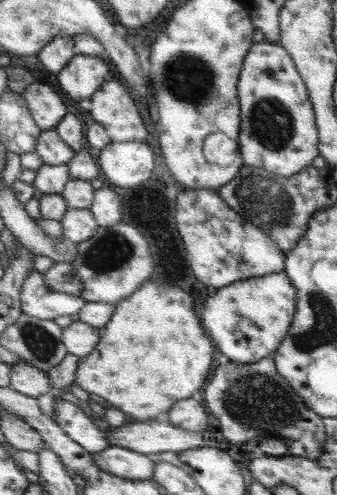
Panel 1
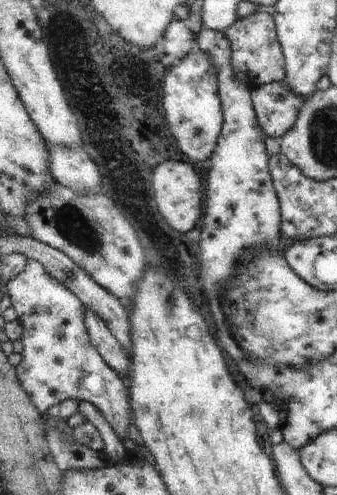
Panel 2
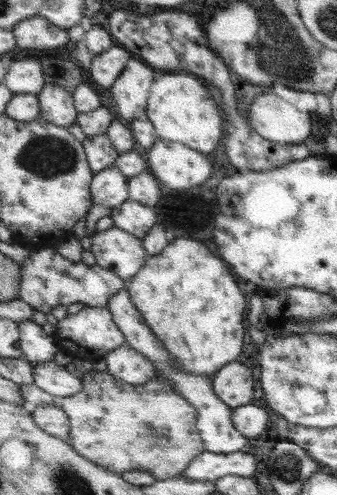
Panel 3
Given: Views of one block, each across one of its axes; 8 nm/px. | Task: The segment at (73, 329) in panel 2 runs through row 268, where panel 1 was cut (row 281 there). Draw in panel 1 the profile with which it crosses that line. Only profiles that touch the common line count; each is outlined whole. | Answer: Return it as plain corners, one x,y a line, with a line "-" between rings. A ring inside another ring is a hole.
37,268
31,272
31,276
25,280
25,286
23,286
23,312
29,314
29,316
35,316
35,318
41,318
45,322
53,322
55,318
59,316
71,316
71,314
77,314
81,308
85,306
85,300
83,298
73,298
65,292
55,292
47,286
45,282
45,274
37,272

